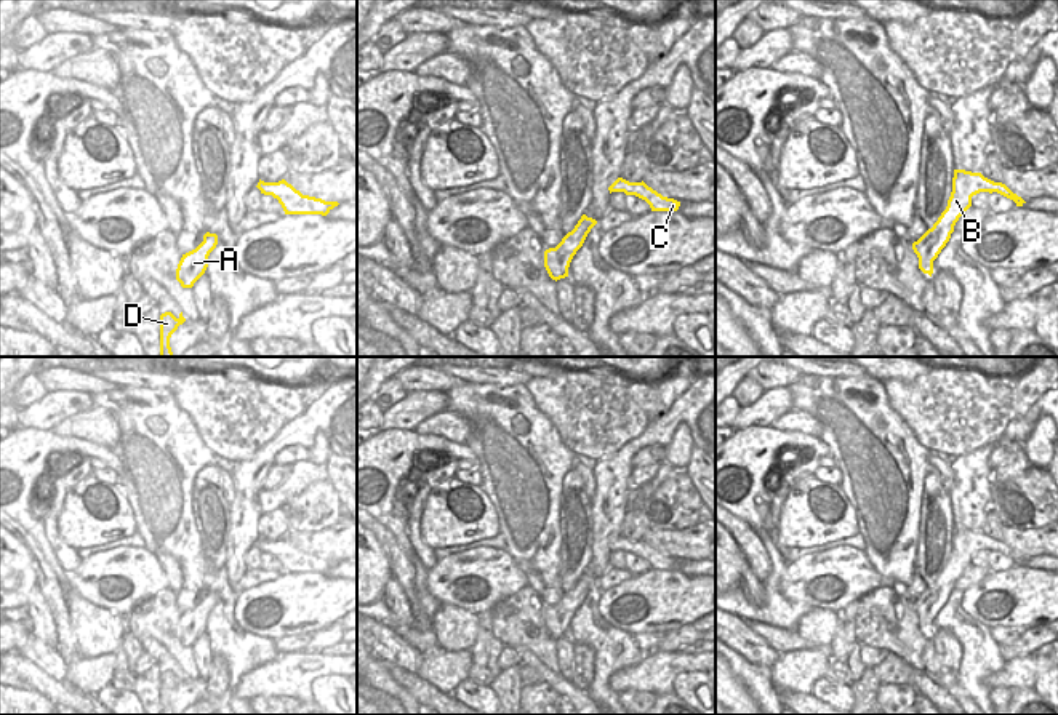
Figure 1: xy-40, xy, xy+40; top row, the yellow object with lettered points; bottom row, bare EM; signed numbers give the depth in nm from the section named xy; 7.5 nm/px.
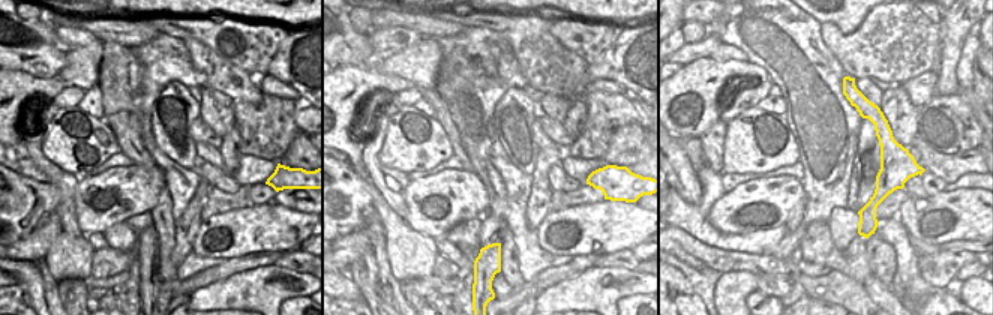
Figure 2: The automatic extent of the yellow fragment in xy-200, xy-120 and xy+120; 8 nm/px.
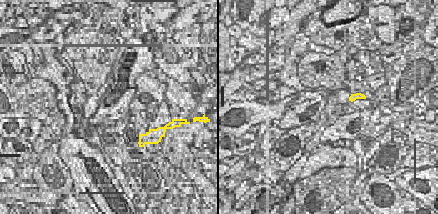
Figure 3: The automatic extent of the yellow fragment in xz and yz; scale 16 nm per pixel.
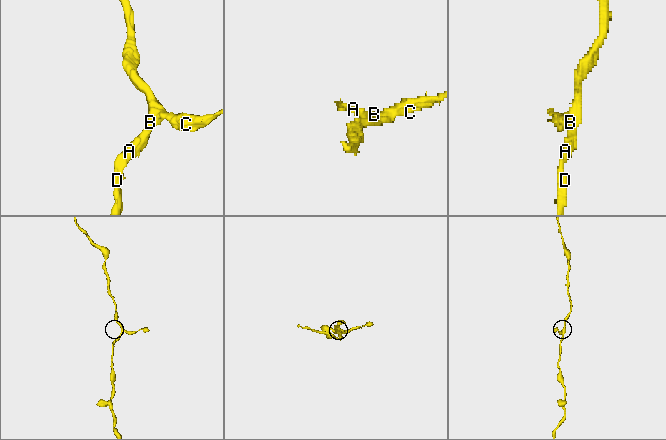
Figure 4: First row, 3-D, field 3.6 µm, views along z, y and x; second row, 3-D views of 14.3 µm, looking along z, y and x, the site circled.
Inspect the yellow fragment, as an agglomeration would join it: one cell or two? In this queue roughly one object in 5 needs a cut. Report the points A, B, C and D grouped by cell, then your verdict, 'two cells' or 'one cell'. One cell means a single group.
groups A B C D; one cell

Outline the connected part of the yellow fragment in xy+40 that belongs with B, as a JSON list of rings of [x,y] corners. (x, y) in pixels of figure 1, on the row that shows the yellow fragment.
[[[954,170],[952,192],[946,210],[941,213],[933,227],[912,243],[912,250],[919,258],[919,269],[924,274],[932,277],[933,261],[949,242],[959,218],[972,206],[972,197],[980,192],[997,192],[1013,200],[1016,206],[1023,206],[1026,203],[1002,182],[994,182],[981,173]]]

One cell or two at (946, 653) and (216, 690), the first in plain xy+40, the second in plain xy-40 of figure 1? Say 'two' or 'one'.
one

